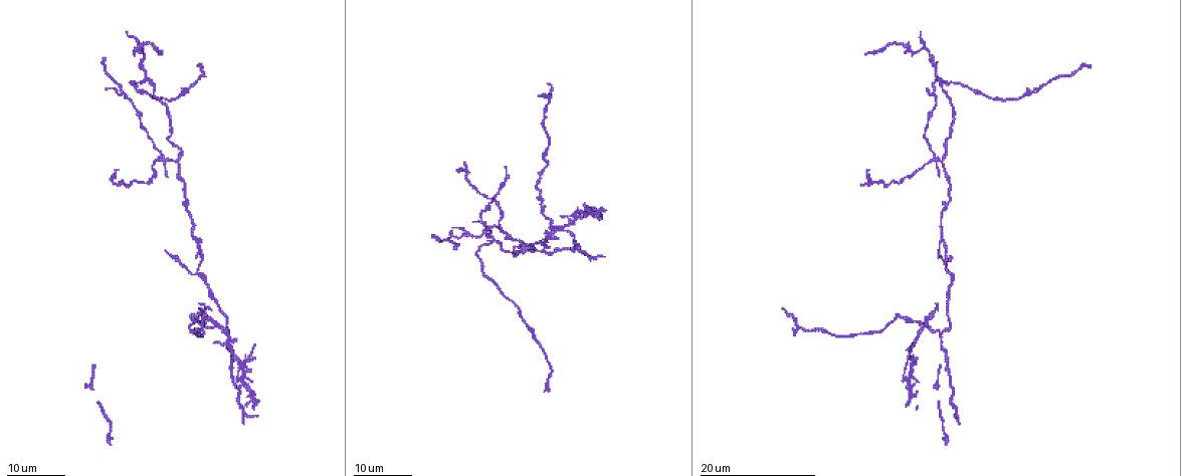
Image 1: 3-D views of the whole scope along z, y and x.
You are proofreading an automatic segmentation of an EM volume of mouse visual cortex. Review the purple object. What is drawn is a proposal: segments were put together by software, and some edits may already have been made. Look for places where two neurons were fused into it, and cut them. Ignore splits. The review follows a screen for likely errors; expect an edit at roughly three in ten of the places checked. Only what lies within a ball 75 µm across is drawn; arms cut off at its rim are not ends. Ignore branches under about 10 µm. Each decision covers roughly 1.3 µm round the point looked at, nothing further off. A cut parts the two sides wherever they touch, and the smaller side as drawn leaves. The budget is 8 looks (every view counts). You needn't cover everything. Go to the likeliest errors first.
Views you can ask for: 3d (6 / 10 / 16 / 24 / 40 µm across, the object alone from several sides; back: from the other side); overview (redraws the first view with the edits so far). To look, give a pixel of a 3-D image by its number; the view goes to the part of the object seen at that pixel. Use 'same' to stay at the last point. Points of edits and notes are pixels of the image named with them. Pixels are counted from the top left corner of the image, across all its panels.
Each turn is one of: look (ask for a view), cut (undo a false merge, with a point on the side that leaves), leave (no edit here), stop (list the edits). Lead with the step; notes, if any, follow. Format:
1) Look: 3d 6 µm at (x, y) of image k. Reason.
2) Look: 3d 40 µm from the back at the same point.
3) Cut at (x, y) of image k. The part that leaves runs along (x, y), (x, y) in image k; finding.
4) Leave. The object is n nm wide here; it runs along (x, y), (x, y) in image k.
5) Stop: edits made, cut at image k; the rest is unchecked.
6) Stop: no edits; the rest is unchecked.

Look: 3d 24 µm at (934, 158) of image 1. Four or more arms meet.

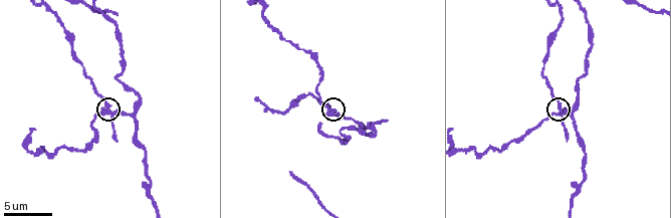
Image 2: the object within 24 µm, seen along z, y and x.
Look: 3d 10 µm at (106, 108) of image 2.

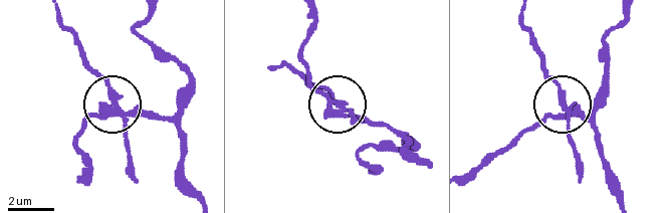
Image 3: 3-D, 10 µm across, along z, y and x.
Cut at (105, 81) of image 3. The object is 280 nm wide here; the part that leaves runs along (116, 110), (114, 88), (58, 8) in image 3; a second neuron is stuck on.

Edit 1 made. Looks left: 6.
Look: 3d 16 µm at (940, 334) of image 1. Branch point.

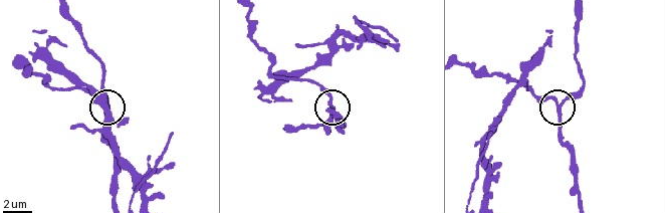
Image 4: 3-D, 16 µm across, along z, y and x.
Look: 3d 6 µm at (332, 107) of image 4. Closer look.

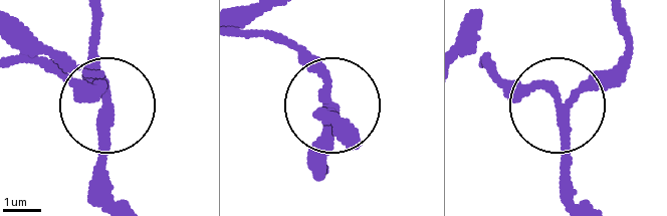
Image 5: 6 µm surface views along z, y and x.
Leave. The object is 240 nm wide here; one neuron here.

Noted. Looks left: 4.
Look: 3d 16 µm at (554, 228) of image 1. Three arms meet.

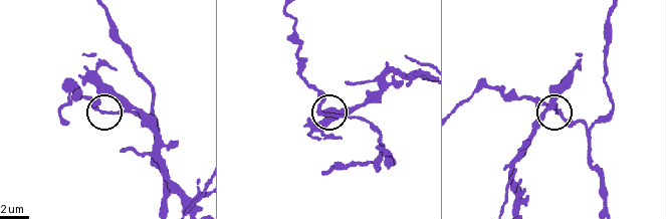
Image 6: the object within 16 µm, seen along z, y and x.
Look: 3d 6 µm at (106, 110) of image 6. Zoom in.

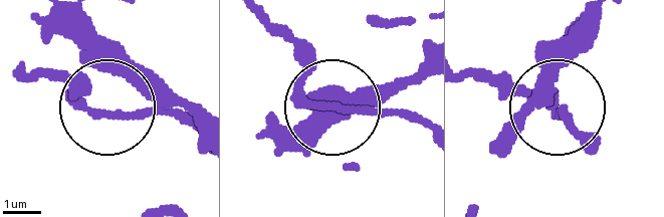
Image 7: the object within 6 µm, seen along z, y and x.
Leave. One neuron here.

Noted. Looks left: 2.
Look: 3d 24 µm at (905, 380) of image 1. Three-way junction.

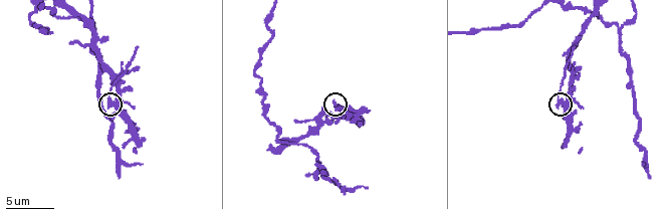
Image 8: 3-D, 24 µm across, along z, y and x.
Look: 3d 10 µm at (110, 101) of image 8.

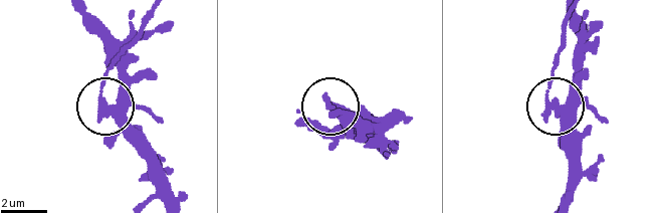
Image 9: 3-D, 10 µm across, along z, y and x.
Leave. The object is 300 nm wide here; it runs along (81, 12), (120, 80), (104, 102), (102, 80), (120, 48) in image 9; continuous, no second neuron.

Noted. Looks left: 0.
Stop: edits made, cut at image 3; the rest is unchecked.

